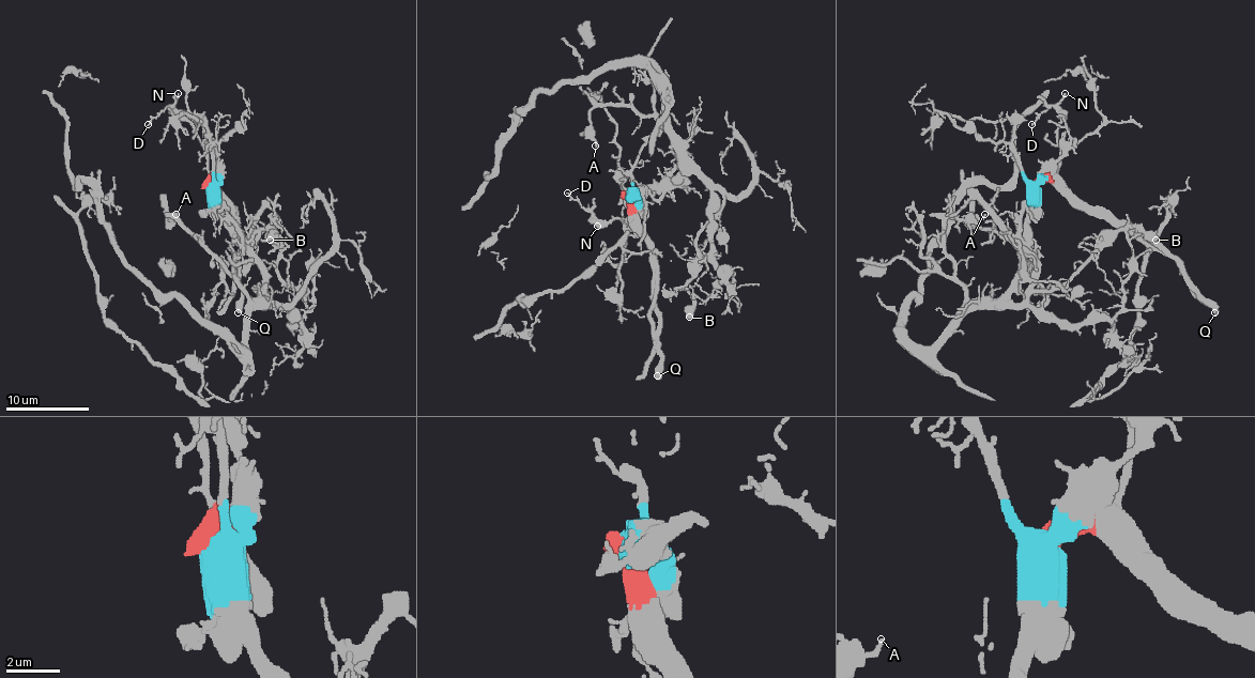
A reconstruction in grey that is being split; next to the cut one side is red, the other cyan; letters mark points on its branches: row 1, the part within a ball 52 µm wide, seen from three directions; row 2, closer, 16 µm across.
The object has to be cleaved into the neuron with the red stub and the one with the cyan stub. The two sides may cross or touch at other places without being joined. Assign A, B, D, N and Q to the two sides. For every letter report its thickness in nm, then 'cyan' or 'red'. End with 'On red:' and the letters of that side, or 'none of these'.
A: 160 nm thick; cyan
B: 600 nm thick; cyan
D: 120 nm thick; red
N: 140 nm thick; red
Q: 480 nm thick; red
On red: D, N, Q

